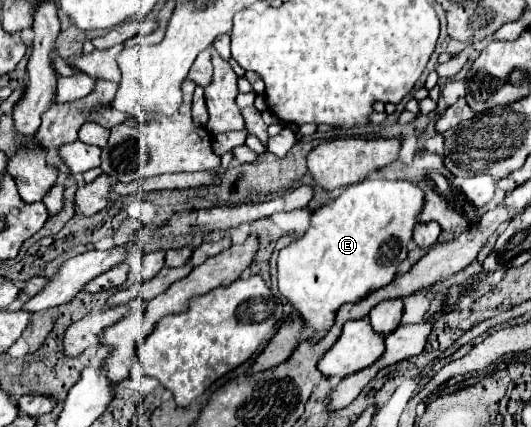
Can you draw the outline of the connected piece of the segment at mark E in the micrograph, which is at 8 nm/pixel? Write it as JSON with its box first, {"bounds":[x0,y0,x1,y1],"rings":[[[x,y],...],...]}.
{"bounds":[278,180,422,338],"rings":[[[360,180],[346,186],[330,204],[316,208],[308,232],[280,250],[278,288],[314,330],[312,338],[328,330],[342,304],[358,302],[394,280],[398,264],[408,254],[422,206],[422,190],[406,180]]]}

